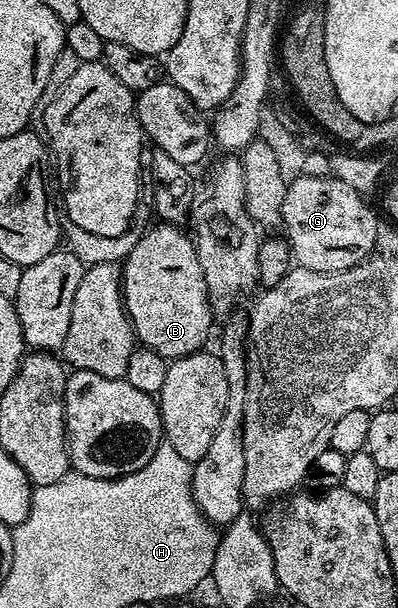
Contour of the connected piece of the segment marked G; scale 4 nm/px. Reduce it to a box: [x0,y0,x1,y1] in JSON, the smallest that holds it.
[281,175,378,272]

